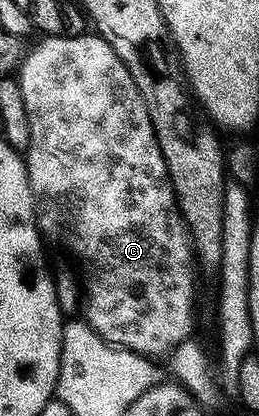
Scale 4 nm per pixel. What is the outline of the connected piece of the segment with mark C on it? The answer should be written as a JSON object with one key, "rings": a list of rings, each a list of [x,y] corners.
{"rings":[[[88,31],[79,37],[44,36],[43,42],[35,50],[28,52],[22,65],[17,70],[17,80],[21,87],[21,96],[25,98],[25,111],[29,119],[29,147],[25,151],[27,178],[31,194],[35,200],[35,211],[40,234],[48,242],[63,245],[63,249],[71,257],[79,260],[79,269],[83,272],[81,281],[81,313],[82,320],[103,341],[121,349],[131,349],[145,357],[158,358],[158,353],[170,354],[192,336],[191,328],[195,325],[195,269],[197,258],[191,247],[191,235],[183,223],[175,203],[175,192],[165,167],[165,159],[161,155],[161,147],[157,143],[157,135],[153,131],[153,123],[149,119],[149,111],[121,59],[105,43],[105,39]]]}

